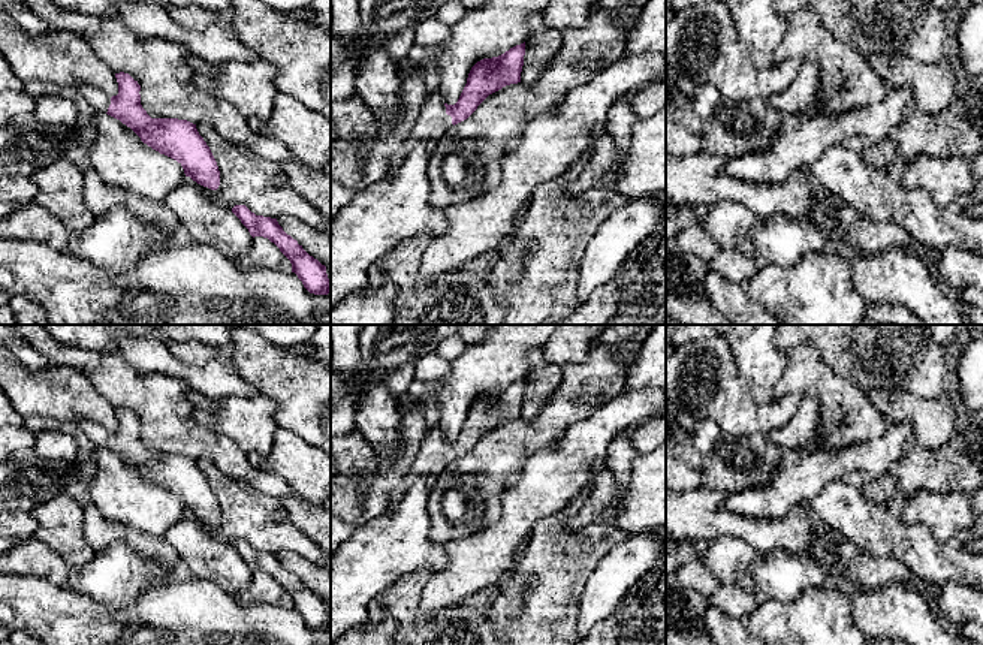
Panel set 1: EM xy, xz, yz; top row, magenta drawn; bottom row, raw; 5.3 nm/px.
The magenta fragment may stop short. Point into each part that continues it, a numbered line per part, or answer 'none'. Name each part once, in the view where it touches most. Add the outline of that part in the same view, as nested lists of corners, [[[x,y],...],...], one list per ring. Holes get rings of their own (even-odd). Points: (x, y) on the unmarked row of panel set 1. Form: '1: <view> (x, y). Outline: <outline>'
1: xz (433, 457). Outline: [[[440,428],[429,430],[419,453],[411,462],[410,470],[401,477],[399,483],[389,492],[386,509],[396,506],[401,494],[416,480],[422,479],[432,486],[438,474],[450,464],[452,452],[446,449],[446,441]]]

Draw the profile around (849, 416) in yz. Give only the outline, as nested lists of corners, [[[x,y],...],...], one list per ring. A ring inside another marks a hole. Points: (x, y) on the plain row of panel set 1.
[[[808,346],[787,353],[772,400],[781,400],[787,394],[802,394],[818,404],[820,447],[847,449],[878,438],[887,430],[887,422],[871,397],[848,379],[832,373]]]

